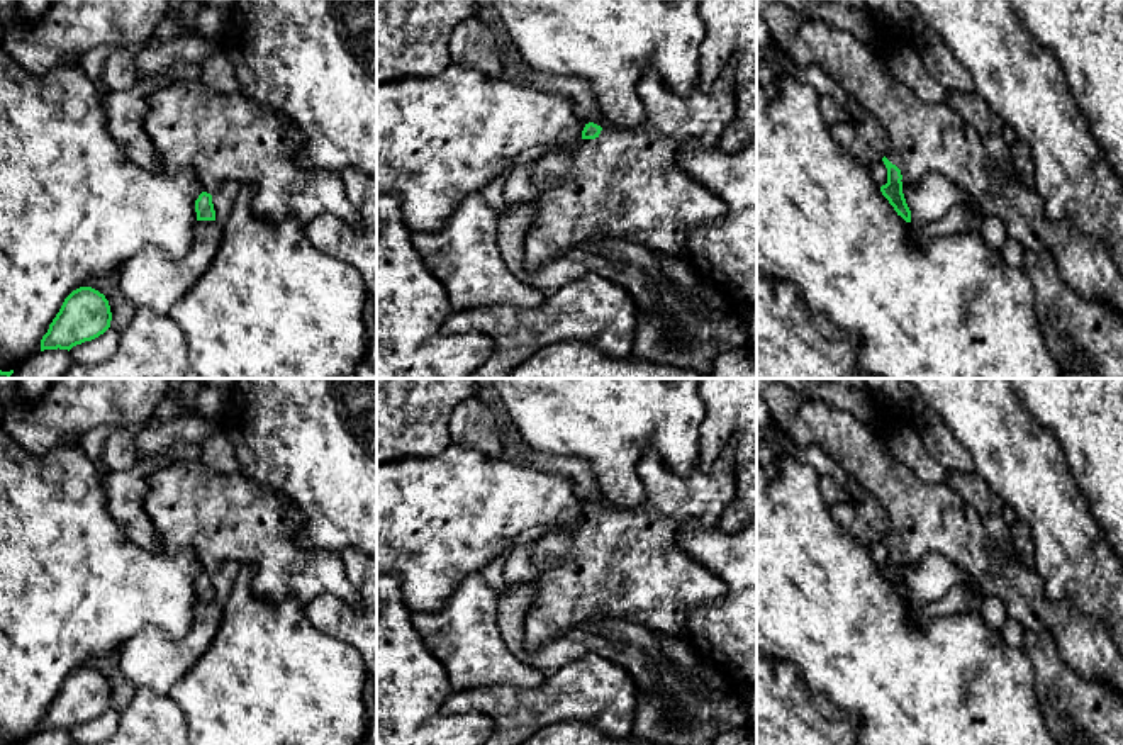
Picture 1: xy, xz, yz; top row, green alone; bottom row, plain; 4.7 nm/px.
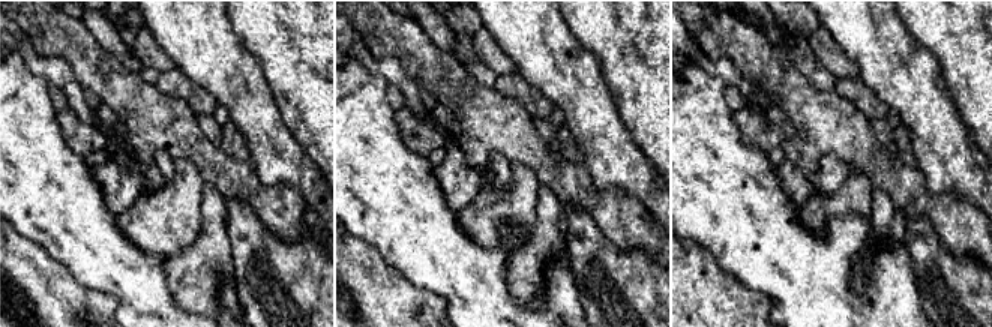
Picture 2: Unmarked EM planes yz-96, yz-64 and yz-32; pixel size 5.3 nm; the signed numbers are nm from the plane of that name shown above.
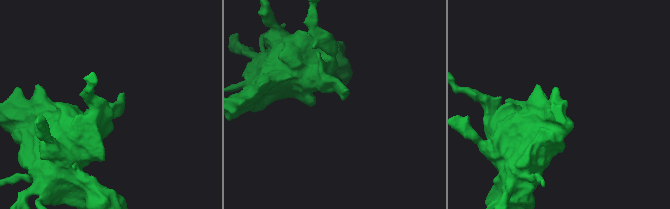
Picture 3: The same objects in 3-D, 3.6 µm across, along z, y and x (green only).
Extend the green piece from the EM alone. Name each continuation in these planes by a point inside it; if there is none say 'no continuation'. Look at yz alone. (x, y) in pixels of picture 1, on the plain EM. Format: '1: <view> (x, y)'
1: yz (923, 518)

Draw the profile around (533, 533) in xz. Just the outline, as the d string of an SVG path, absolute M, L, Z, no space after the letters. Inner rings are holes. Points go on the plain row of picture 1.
M531 526L514 538L512 548L534 543L543 535L546 535L548 531L553 531L553 529L556 529L556 528L555 526Z

